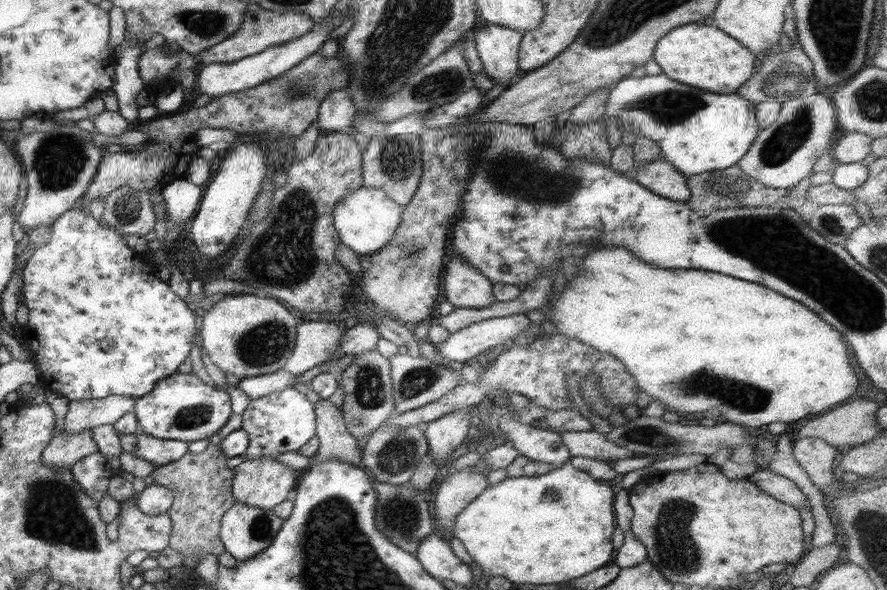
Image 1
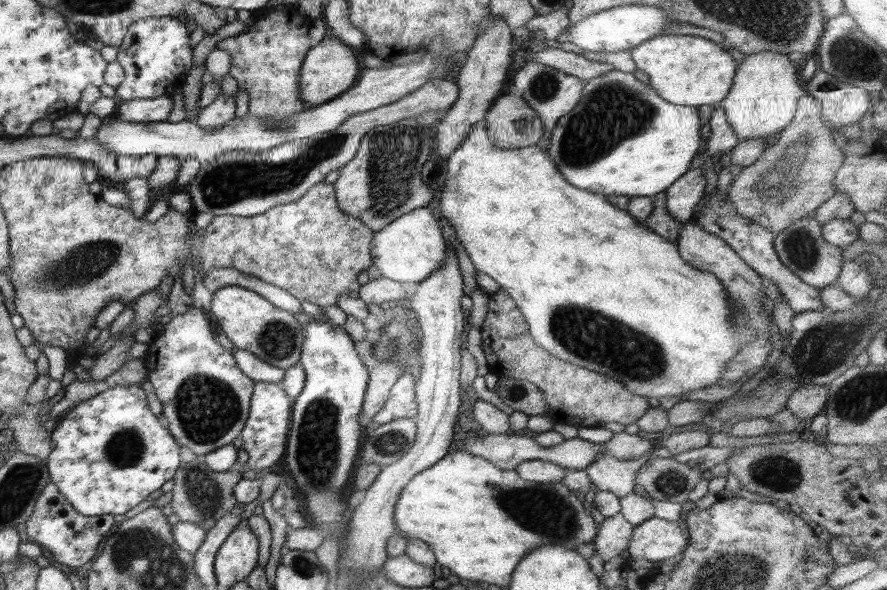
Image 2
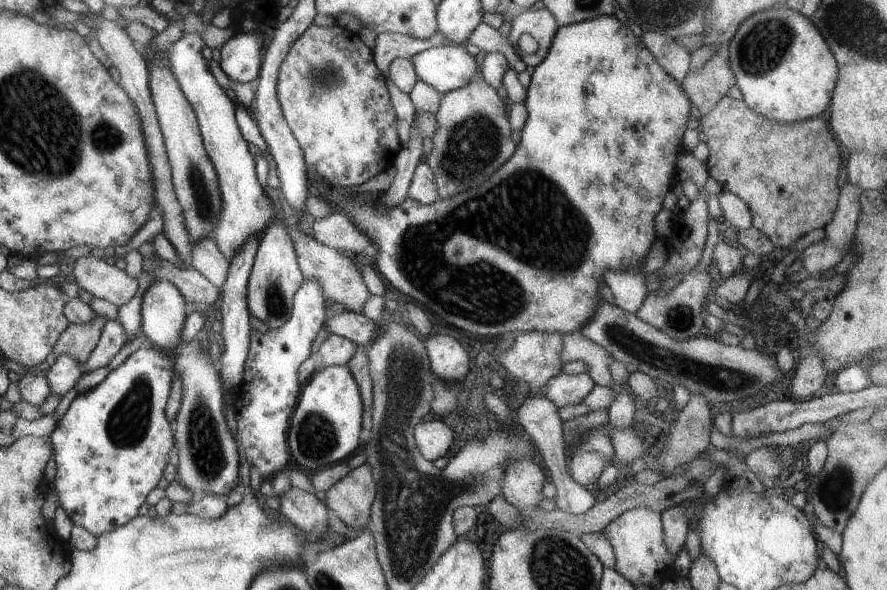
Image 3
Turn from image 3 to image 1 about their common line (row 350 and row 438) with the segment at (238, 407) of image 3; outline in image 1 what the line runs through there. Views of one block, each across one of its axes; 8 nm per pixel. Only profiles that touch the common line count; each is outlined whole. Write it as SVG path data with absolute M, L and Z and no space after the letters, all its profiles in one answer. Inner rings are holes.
M285 387L265 396L250 400L241 414L240 429L248 436L248 445L243 457L247 460L274 459L278 454L297 451L312 436L315 430L313 405L307 401L299 387Z

